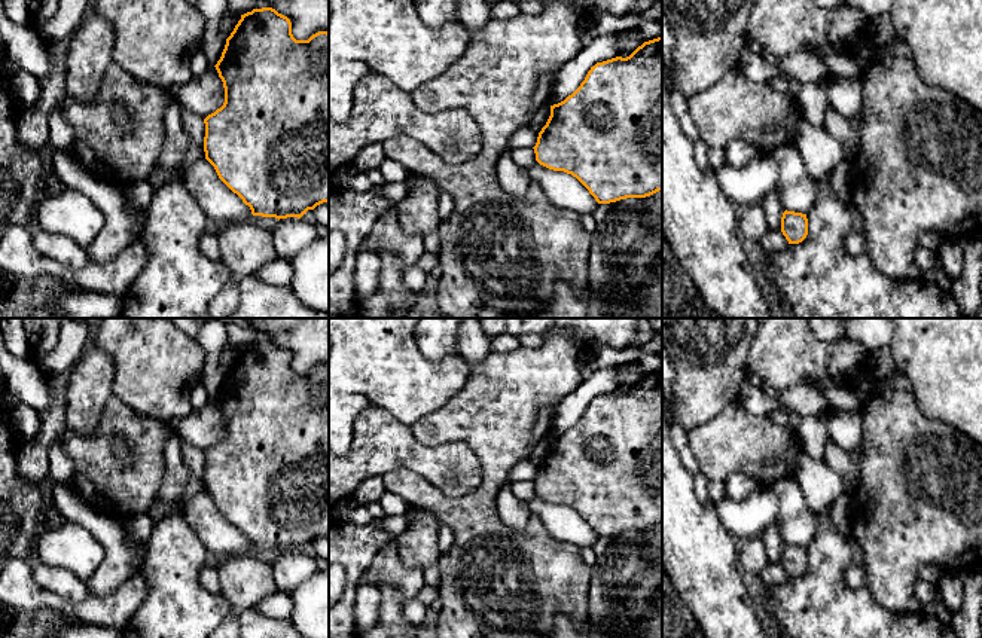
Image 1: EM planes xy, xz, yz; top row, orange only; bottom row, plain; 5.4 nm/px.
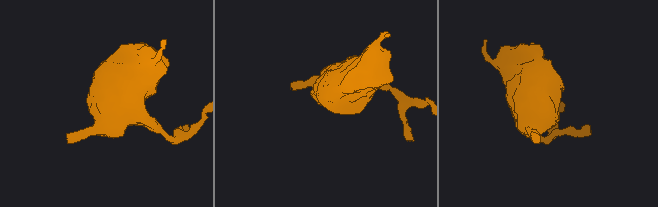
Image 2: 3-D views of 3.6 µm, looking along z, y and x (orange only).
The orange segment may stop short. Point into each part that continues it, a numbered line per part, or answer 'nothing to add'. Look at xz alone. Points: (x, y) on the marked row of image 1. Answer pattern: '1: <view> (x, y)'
nothing to add

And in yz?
nothing to add

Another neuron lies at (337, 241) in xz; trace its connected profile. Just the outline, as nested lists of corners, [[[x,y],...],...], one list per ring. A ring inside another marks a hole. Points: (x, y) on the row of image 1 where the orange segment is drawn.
[[[329,231],[329,275],[341,268],[345,250],[345,236],[341,232]]]

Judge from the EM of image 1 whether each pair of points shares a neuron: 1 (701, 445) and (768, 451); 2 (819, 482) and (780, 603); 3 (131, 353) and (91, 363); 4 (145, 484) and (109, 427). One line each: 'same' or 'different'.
1: same
2: same
3: different
4: same

